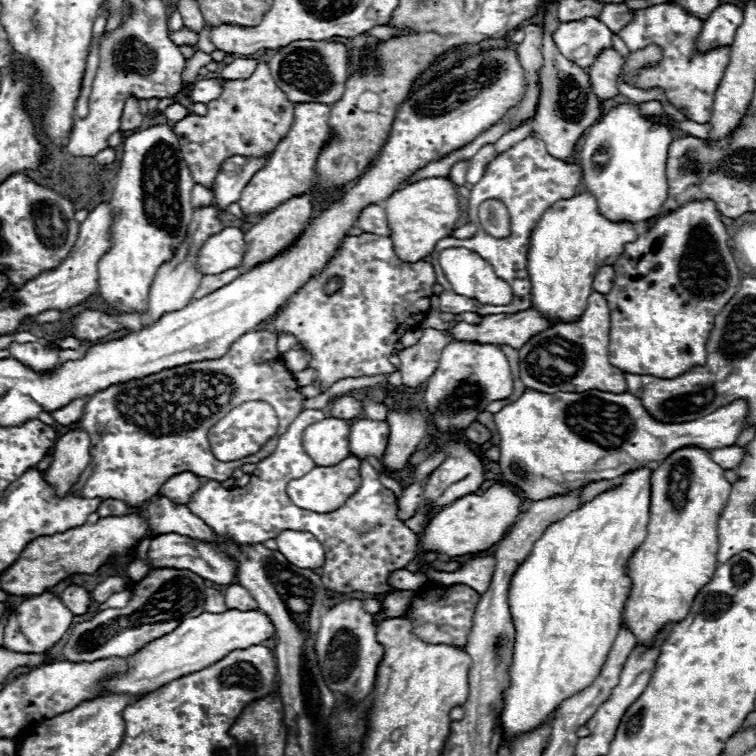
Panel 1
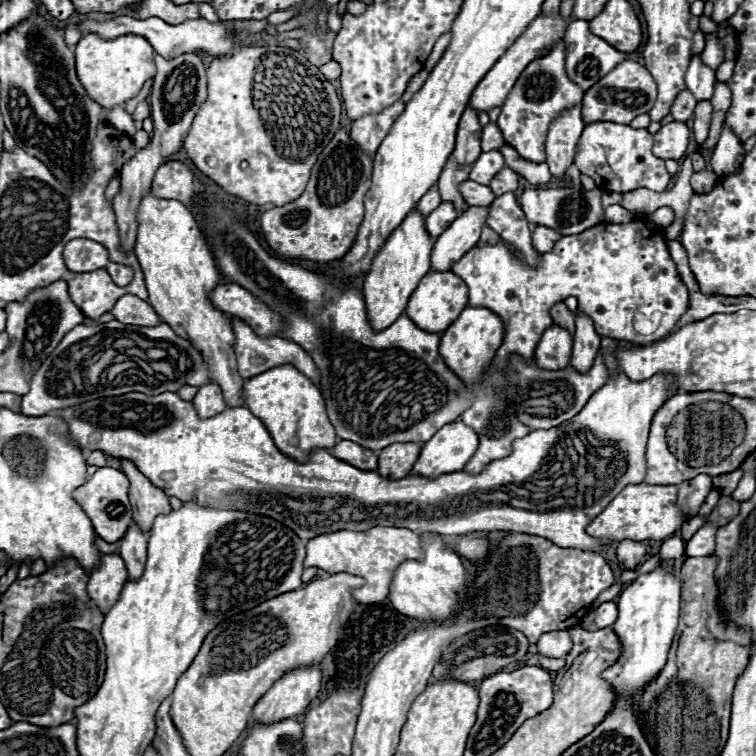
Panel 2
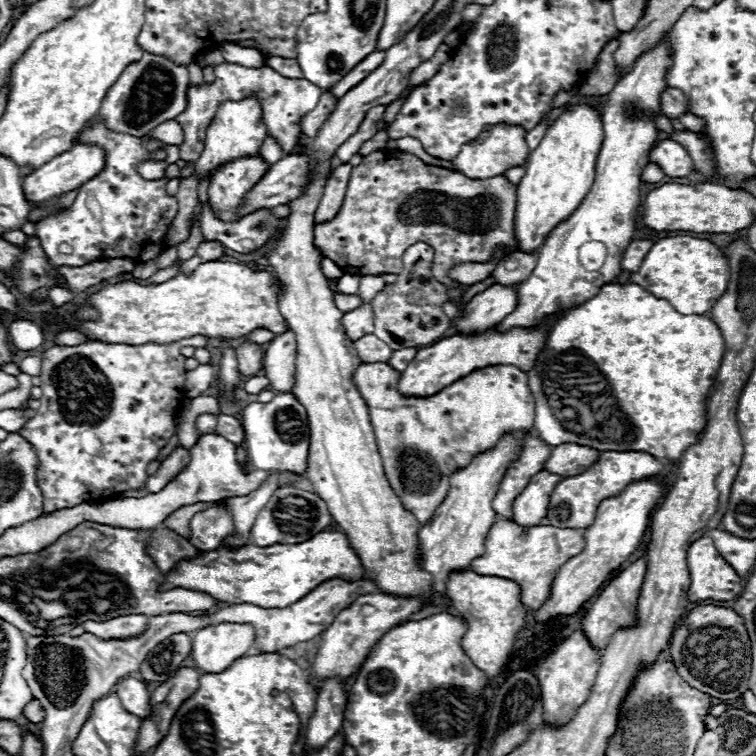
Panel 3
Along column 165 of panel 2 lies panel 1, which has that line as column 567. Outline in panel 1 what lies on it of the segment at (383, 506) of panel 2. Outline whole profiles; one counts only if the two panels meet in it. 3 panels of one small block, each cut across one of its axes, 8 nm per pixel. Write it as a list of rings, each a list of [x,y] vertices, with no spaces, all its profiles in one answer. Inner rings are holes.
[[[526,390],[516,402],[506,404],[500,412],[494,414],[494,424],[500,434],[500,470],[502,478],[522,490],[522,494],[530,500],[542,500],[552,494],[566,494],[570,490],[582,488],[588,482],[596,480],[614,480],[616,476],[622,476],[626,472],[644,468],[652,462],[662,462],[666,456],[670,456],[674,450],[682,446],[700,446],[706,450],[714,448],[726,448],[734,446],[742,430],[746,428],[748,418],[748,402],[736,400],[728,406],[722,406],[720,410],[714,410],[712,414],[682,422],[682,424],[660,424],[648,416],[642,402],[632,396],[630,392],[624,394],[612,394],[612,392],[600,392],[590,390],[582,394],[572,392],[560,392],[560,394],[544,394],[538,390]],[[608,458],[616,458],[616,466],[600,464]]]

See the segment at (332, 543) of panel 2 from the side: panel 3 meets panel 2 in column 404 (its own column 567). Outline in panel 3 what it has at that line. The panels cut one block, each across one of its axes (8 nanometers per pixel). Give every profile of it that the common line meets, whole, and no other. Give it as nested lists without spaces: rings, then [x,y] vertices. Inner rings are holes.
[[[496,520],[486,536],[486,554],[478,556],[470,562],[470,568],[476,574],[500,576],[514,580],[520,586],[520,600],[524,608],[536,610],[536,606],[544,604],[548,598],[548,590],[552,586],[552,578],[556,570],[574,558],[584,548],[584,536],[574,528],[554,528],[554,526],[532,526],[524,532],[522,526],[510,520]]]

